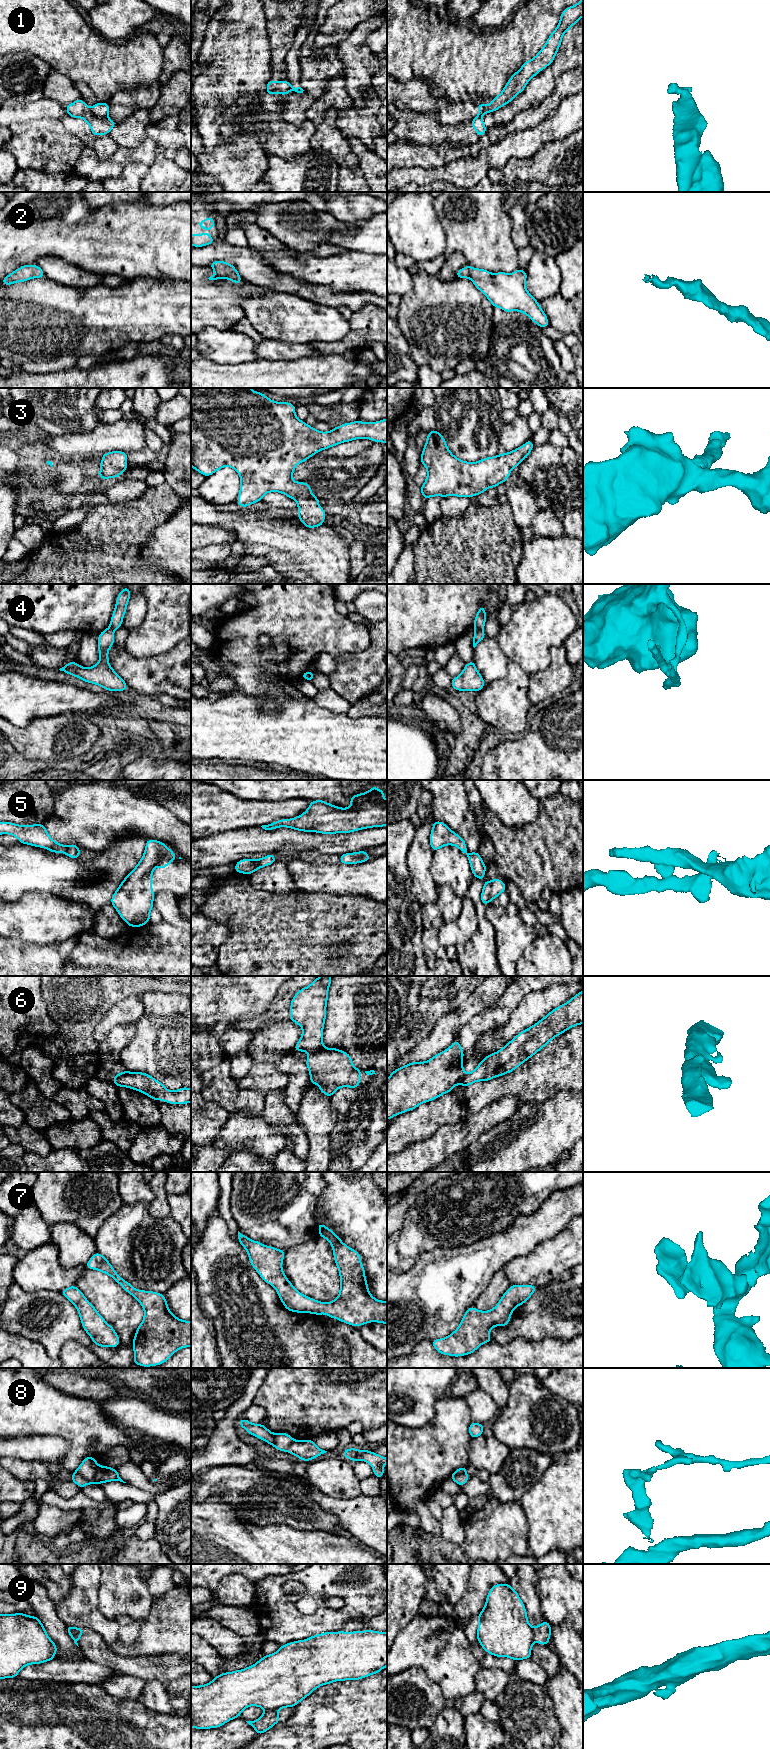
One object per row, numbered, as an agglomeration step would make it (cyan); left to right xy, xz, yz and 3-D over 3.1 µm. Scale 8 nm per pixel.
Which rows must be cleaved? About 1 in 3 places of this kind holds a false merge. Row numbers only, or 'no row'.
1, 4, 5, 6, 8, 9

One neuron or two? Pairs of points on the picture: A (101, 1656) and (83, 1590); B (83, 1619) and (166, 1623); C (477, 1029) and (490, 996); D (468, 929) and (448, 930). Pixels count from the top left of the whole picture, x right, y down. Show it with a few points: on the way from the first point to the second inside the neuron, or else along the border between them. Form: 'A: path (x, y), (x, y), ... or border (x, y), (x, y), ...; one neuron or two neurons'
A: border (71, 1625), (95, 1630), (109, 1648); two neurons
B: path (104, 1626), (107, 1628), (145, 1628); one neuron
C: border (503, 993), (467, 1023); two neurons
D: path (463, 929), (453, 930); one neuron

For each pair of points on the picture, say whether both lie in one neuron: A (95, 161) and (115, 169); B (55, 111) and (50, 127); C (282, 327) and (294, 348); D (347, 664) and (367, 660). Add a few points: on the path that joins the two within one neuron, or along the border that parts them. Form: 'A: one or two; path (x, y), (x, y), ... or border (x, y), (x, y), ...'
A: one; path (100, 166), (110, 169)
B: two; border (55, 118), (58, 120)
C: two; border (267, 338), (308, 344)
D: one; path (352, 664), (362, 664)

